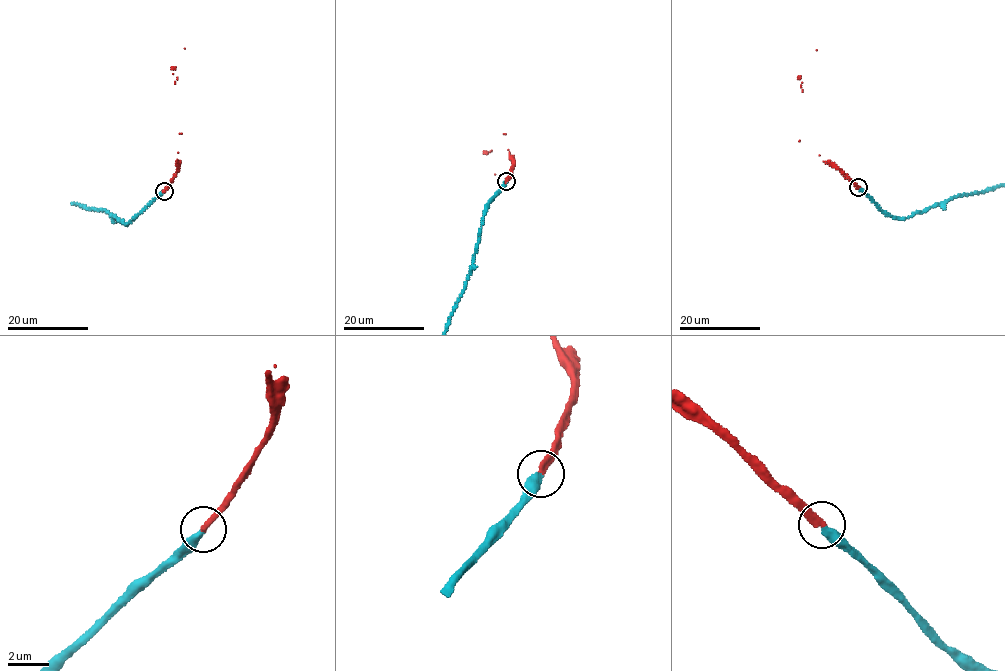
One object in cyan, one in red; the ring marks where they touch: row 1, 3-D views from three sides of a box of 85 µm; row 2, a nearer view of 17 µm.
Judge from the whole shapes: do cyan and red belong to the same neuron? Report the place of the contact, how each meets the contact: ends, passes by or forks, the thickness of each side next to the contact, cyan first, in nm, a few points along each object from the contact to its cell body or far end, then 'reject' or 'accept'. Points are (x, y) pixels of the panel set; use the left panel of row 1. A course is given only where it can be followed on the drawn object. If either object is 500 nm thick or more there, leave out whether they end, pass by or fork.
at (164, 191); cyan ends there; red ends there; 400 nm thick on the cyan side, 320 nm on the other; red runs (164, 191), (177, 171), (180, 134), (175, 69), (184, 48); accept

